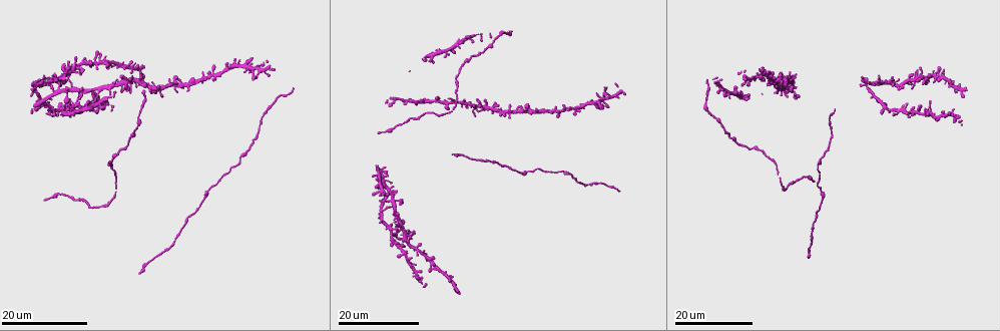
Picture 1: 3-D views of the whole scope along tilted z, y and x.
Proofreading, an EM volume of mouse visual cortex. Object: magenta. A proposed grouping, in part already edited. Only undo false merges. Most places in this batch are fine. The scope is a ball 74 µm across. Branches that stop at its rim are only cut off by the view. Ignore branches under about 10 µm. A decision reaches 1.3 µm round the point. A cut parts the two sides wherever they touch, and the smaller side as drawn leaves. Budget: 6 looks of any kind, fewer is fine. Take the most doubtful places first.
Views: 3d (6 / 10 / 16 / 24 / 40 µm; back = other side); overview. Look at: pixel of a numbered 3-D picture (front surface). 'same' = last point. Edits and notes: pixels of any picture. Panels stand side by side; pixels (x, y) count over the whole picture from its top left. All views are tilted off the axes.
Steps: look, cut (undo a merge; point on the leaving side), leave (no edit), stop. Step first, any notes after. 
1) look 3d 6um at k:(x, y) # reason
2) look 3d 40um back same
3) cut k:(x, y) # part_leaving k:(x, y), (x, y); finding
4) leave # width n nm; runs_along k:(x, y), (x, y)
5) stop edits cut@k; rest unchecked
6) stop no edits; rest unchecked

look 3d 16um at 1:(441, 115)

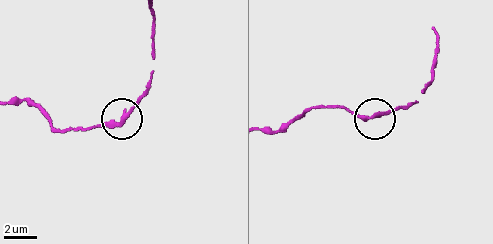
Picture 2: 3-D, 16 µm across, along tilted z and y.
look 3d 10um at 2:(371, 116) # closer look

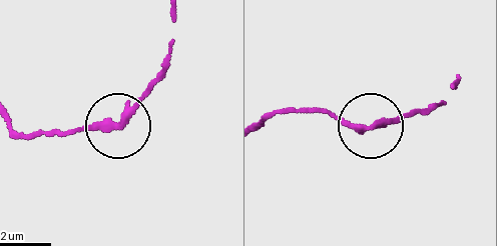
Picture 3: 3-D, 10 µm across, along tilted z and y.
leave # one cell here

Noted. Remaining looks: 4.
look 3d 16um at 1:(821, 160) # sudden change in width

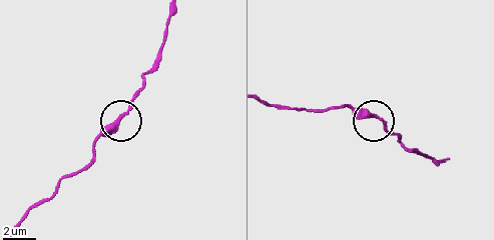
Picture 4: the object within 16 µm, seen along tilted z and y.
look 3d 10um at 4:(373, 117)

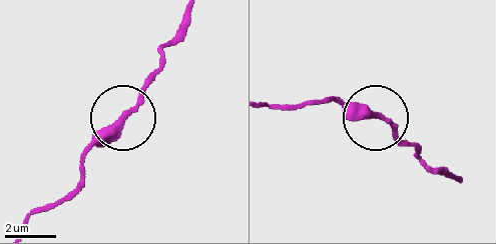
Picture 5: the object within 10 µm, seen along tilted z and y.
leave # runs_along 5:(25, 222), (76, 185), (84, 159), (161, 66); one cell here

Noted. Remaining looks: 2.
look 3d 24um at 1:(412, 117)

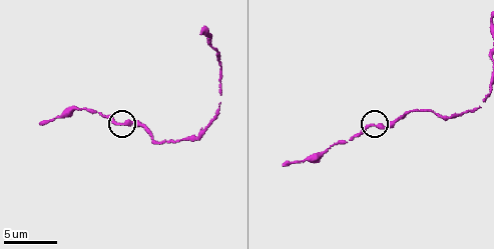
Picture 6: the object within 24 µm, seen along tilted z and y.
look 3d 10um at 6:(119, 123)

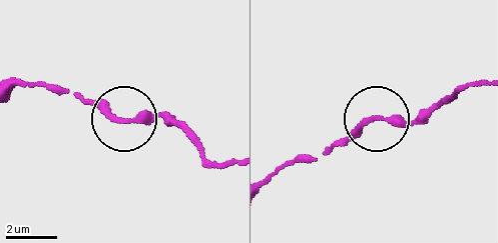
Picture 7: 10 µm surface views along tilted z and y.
leave # runs_along 7:(227, 166), (209, 161), (165, 119), (110, 119), (85, 98); one cell here

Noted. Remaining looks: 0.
stop no edits; rest unchecked

